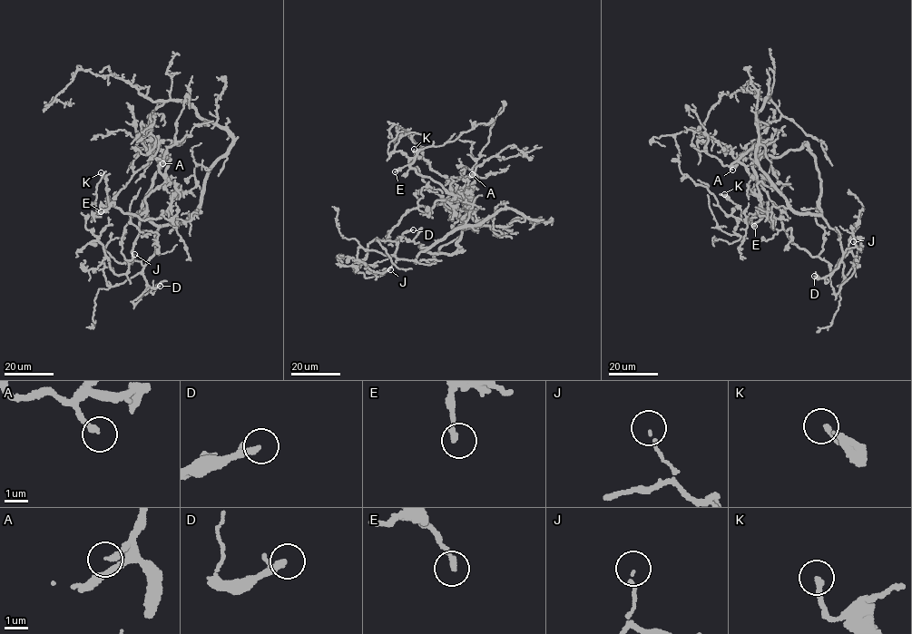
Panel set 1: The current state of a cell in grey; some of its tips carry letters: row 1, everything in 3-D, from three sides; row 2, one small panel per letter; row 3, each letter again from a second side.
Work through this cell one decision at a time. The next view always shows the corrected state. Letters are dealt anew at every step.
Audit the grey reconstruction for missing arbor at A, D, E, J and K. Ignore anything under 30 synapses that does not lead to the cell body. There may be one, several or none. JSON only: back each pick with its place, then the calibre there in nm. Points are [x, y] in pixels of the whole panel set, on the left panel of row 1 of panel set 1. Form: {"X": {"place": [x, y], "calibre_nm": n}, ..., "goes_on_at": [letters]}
{"A": {"place": [162, 163], "calibre_nm": 240}, "D": {"place": [160, 286], "calibre_nm": 190}, "goes_on_at": ["A", "D"]}

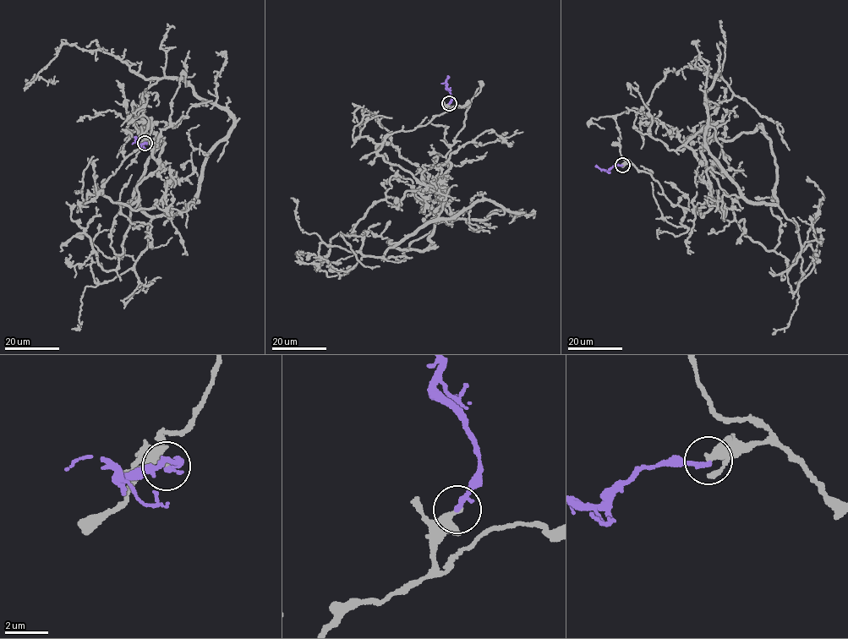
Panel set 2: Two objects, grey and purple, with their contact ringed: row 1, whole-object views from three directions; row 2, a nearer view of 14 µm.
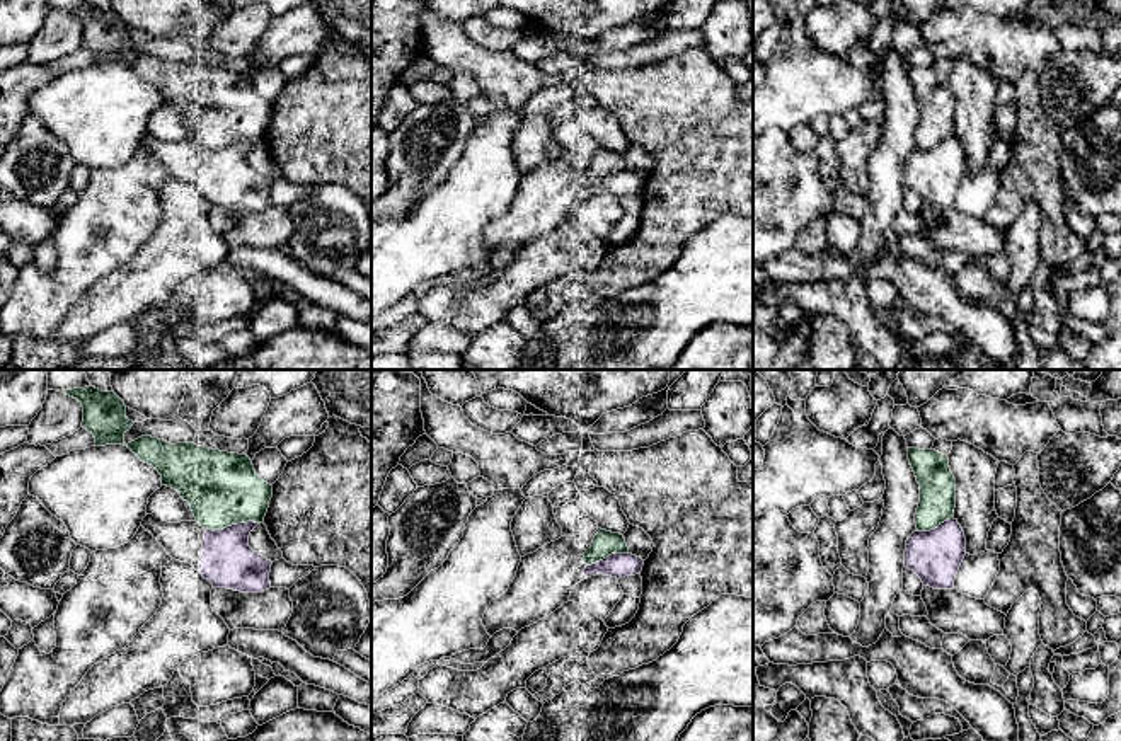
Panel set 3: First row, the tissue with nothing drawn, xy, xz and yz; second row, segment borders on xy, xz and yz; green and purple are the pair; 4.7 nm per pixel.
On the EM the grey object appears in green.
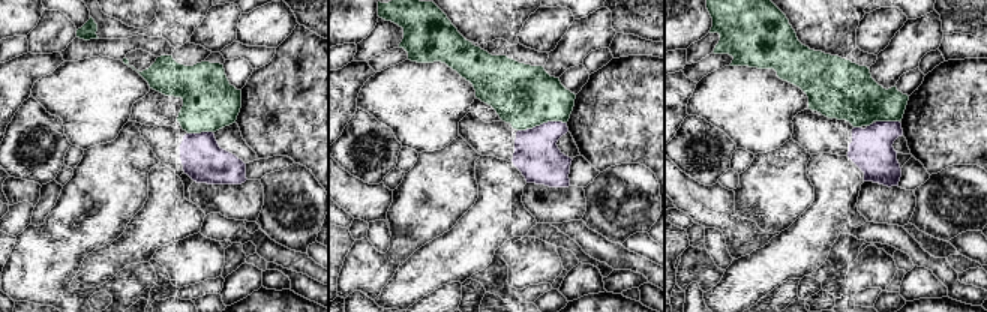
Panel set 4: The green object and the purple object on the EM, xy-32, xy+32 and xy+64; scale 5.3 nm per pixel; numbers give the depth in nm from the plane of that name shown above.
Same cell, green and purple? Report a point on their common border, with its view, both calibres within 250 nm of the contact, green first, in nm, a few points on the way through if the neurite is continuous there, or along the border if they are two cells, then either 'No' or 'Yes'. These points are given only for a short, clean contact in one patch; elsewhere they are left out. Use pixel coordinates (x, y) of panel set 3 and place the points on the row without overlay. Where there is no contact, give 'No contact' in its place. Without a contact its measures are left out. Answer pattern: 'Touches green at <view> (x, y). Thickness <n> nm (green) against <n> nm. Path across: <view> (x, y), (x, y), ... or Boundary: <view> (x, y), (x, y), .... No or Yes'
Touches green at xy (232, 142). Thickness 340 nm (green) against 260 nm. Boundary: xy (258, 140), (239, 140), (206, 149). No

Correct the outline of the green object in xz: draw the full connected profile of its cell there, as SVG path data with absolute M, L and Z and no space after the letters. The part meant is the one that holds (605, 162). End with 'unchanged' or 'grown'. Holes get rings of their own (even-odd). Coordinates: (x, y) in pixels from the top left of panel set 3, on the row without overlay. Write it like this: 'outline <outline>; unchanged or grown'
outline M600 148L591 165L584 170L583 181L586 184L596 182L612 172L629 172L624 153Z; unchanged

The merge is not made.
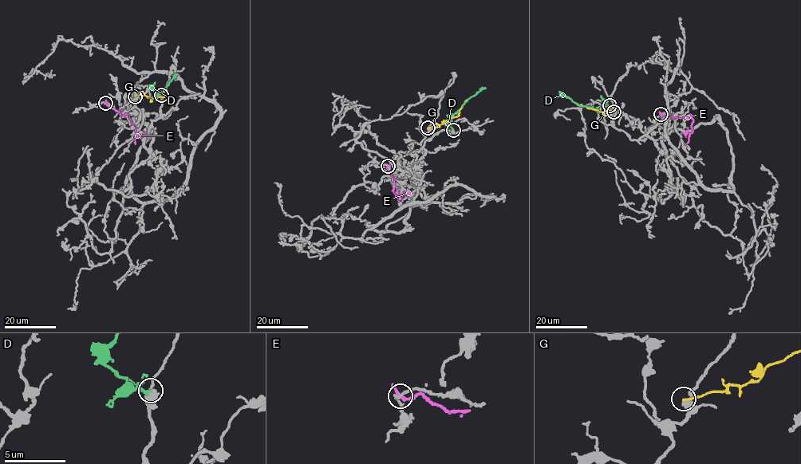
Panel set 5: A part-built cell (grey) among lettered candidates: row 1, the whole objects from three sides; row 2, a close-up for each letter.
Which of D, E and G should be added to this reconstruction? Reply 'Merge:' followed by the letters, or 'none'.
Merge: D

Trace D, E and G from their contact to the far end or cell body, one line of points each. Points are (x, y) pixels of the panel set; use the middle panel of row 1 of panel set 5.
D: (453, 130), (449, 123), (453, 115), (465, 102), (485, 88)
E: (388, 166), (388, 171), (394, 179), (393, 191), (399, 200), (404, 192), (412, 193)
G: (428, 127), (443, 124), (457, 116), (466, 100)

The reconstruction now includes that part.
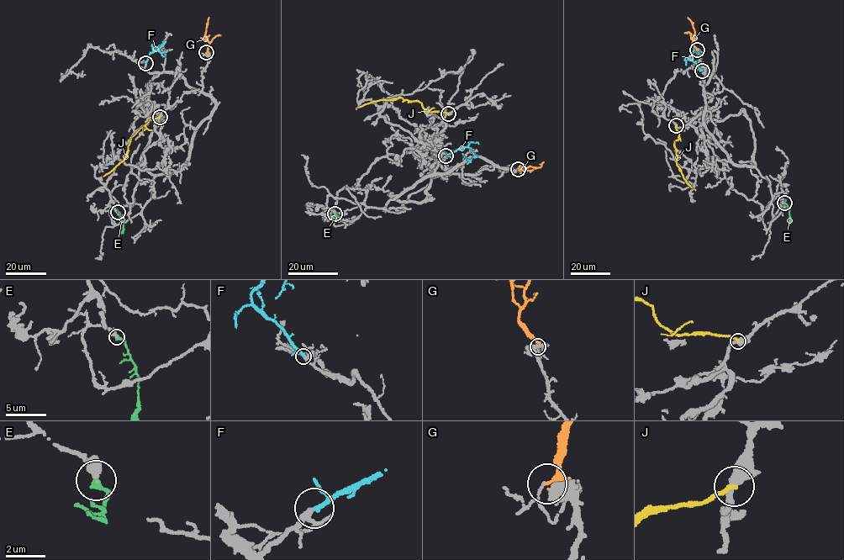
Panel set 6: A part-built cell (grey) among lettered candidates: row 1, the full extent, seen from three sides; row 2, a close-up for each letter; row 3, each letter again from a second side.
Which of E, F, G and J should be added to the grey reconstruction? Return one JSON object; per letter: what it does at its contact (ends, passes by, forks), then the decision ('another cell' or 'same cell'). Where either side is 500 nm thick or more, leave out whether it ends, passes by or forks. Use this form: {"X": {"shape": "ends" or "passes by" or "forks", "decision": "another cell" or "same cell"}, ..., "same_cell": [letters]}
{"E": {"shape": "ends", "decision": "same cell"}, "F": {"shape": "passes by", "decision": "same cell"}, "G": {"shape": "passes by", "decision": "another cell"}, "J": {"shape": "ends", "decision": "another cell"}, "same_cell": ["E", "F"]}

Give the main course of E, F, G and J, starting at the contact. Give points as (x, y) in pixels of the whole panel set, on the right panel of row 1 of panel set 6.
E: (784, 203), (789, 210), (791, 222)
F: (702, 71), (690, 58), (694, 50), (698, 51), (695, 57)
G: (697, 50), (692, 42), (693, 23), (688, 17)
J: (676, 125), (679, 135), (674, 144), (676, 165), (688, 184), (695, 190)

